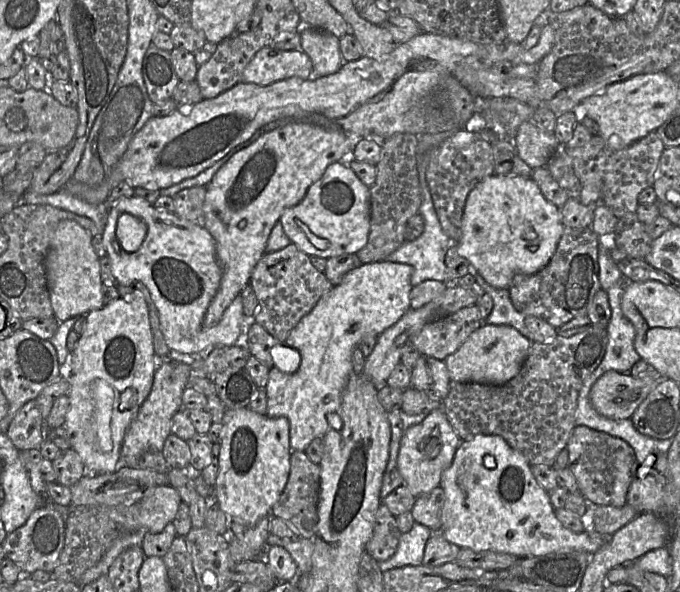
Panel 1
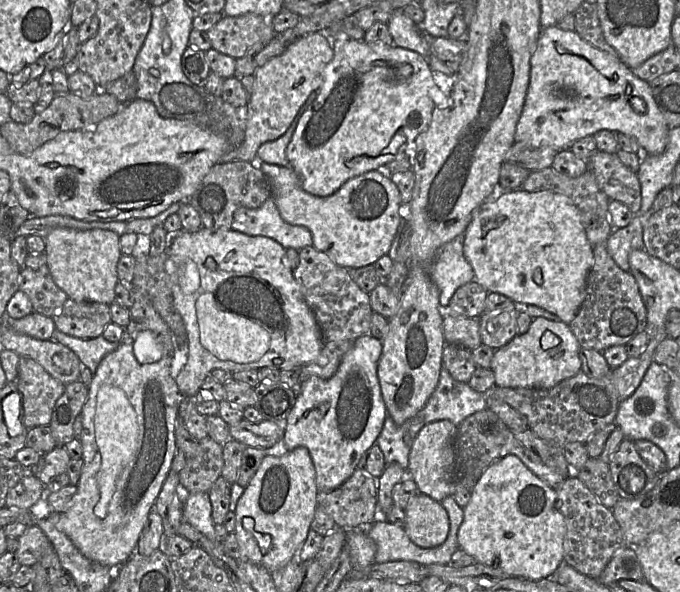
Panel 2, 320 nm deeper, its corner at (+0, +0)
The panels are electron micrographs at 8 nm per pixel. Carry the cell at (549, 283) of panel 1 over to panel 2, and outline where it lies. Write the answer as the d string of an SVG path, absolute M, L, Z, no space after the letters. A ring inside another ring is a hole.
M607 242L592 246L594 263L587 280L585 298L574 319L568 324L582 348L603 352L611 346L625 346L637 334L645 332L647 311L641 297L636 279L630 272L625 272L614 262L607 250Z

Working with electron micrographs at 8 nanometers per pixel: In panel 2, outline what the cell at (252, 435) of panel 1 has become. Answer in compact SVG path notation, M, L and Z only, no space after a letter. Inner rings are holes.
M297 447L282 456L265 456L234 511L234 534L248 561L272 572L298 558L318 507L318 492L315 467L306 448Z

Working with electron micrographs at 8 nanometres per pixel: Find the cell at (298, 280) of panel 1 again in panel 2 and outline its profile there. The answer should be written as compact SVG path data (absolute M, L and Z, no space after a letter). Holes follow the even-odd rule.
M313 246L299 250L299 263L293 272L323 338L319 357L302 366L300 383L312 376L329 379L337 371L342 357L351 349L354 341L363 335L370 334L373 311L369 294L357 286L347 268L338 266L326 253Z

